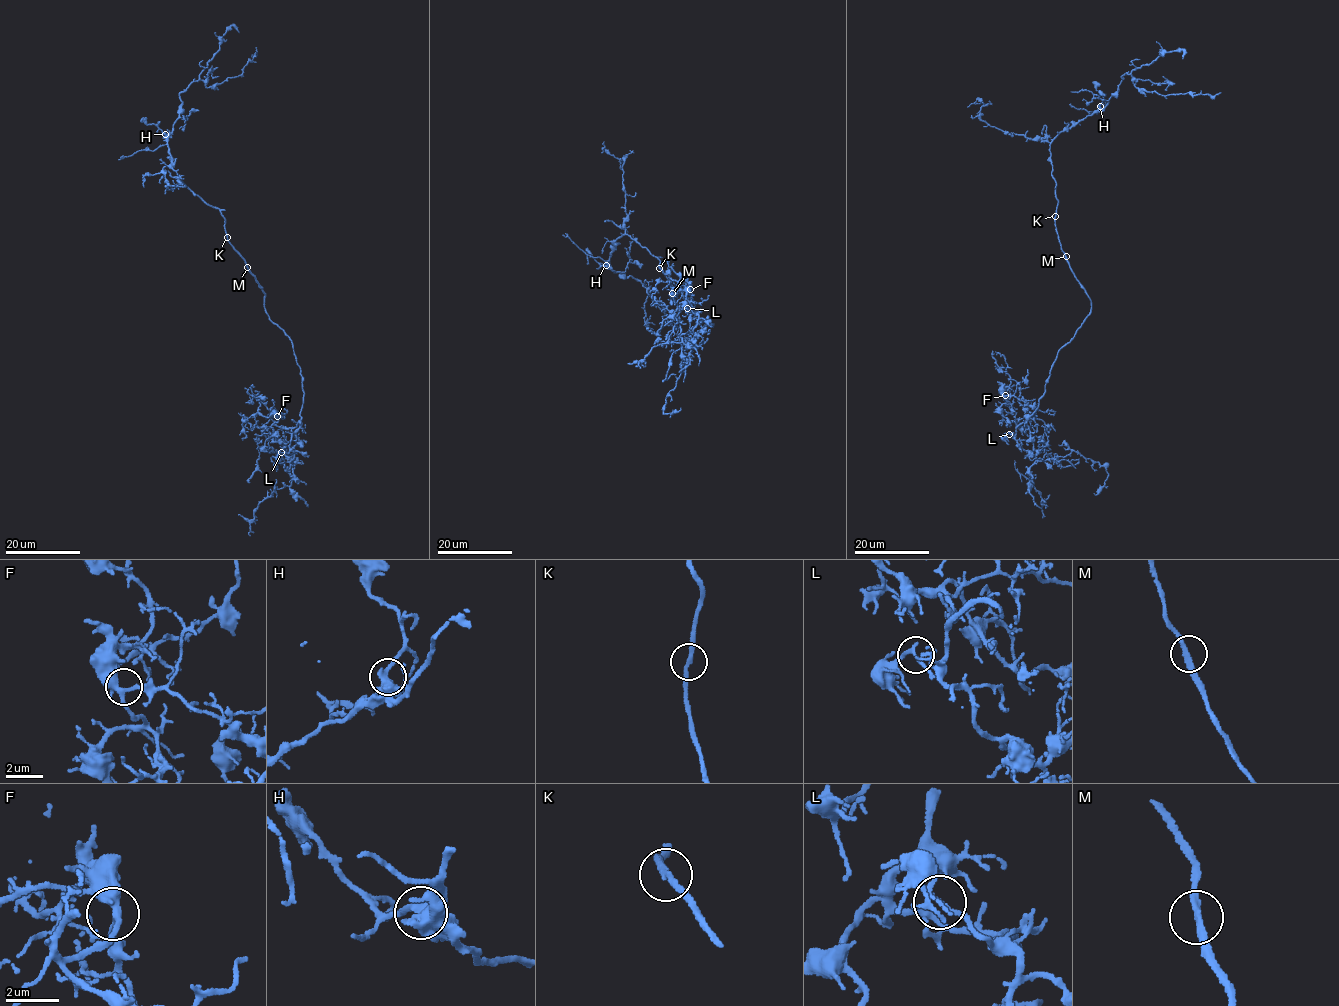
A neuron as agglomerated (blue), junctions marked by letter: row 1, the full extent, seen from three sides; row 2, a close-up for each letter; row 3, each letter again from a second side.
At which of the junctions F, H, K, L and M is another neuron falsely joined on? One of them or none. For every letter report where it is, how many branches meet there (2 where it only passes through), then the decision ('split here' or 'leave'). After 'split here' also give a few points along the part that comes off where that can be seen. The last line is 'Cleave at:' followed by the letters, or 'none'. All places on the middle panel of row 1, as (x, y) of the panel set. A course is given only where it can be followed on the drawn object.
F: place (690, 289); branches 3; leave
H: place (606, 265); branches 2; leave
K: place (659, 268); branches 2; leave
L: place (687, 308); branches 2; leave
M: place (672, 293); branches 2; leave
Cleave at: none

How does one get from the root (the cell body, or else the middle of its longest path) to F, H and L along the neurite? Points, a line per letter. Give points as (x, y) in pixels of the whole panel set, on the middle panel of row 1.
F: (673, 293), (678, 338), (712, 326), (681, 308), (683, 291), (686, 295), (690, 289)
H: (673, 293), (670, 281), (658, 266), (658, 258), (625, 234), (615, 240), (615, 248), (606, 265)
L: (673, 293), (681, 329), (677, 338), (696, 333), (706, 324), (712, 326), (707, 325), (707, 321), (687, 308)

